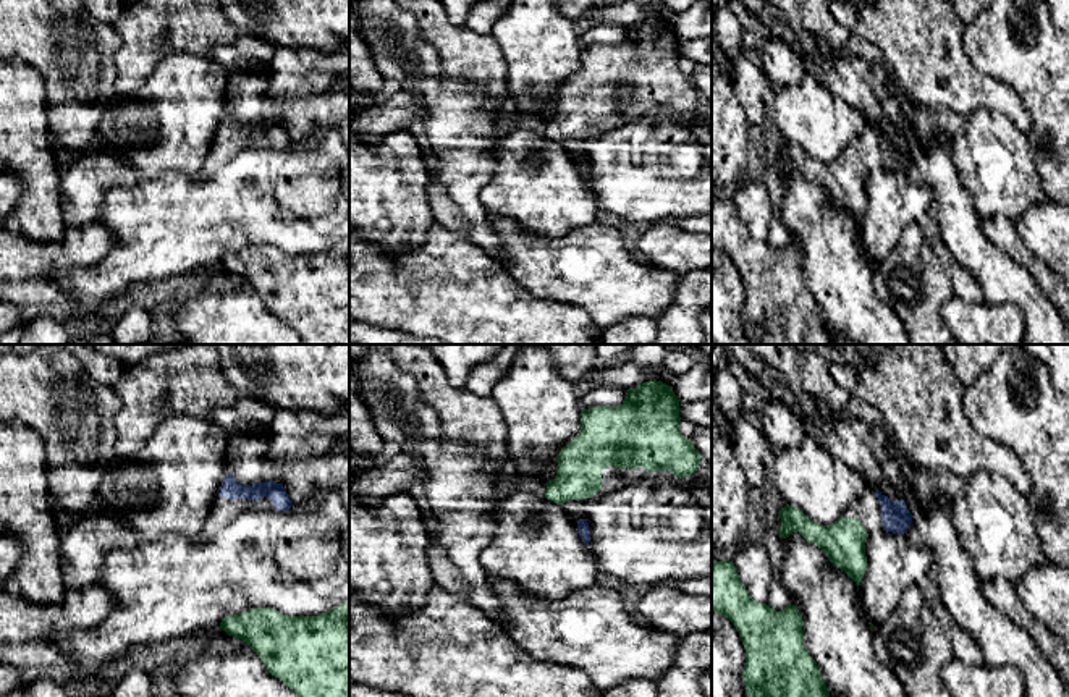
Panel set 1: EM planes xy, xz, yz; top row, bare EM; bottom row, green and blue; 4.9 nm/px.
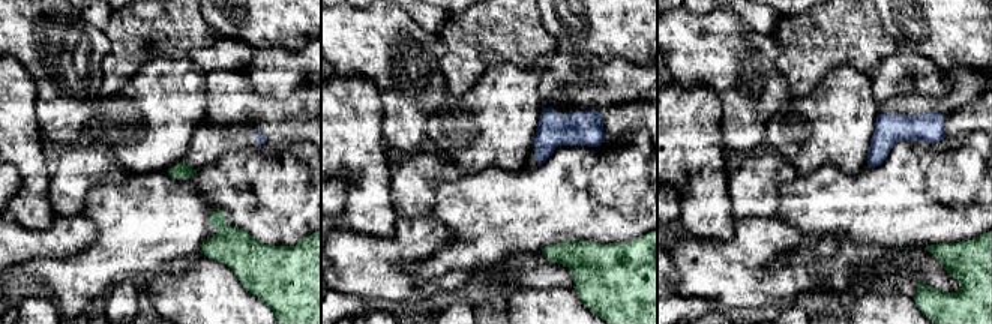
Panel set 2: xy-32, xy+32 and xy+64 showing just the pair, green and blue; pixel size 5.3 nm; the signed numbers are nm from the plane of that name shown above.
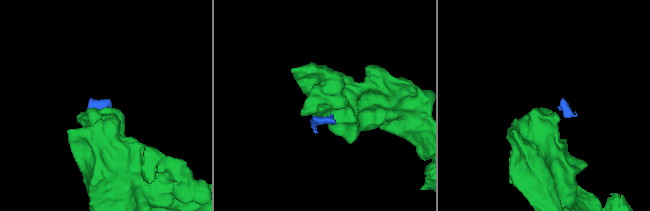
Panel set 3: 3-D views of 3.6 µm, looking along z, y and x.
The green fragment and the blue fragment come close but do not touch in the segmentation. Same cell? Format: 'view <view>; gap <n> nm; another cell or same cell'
view yz; gap 80 nm; same cell

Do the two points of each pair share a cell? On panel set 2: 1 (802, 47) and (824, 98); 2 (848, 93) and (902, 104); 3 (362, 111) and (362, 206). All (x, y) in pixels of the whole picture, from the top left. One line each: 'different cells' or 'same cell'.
1: different cells
2: different cells
3: same cell

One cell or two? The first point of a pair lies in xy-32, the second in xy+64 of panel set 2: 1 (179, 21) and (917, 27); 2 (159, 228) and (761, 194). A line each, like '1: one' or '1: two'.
1: two
2: two

